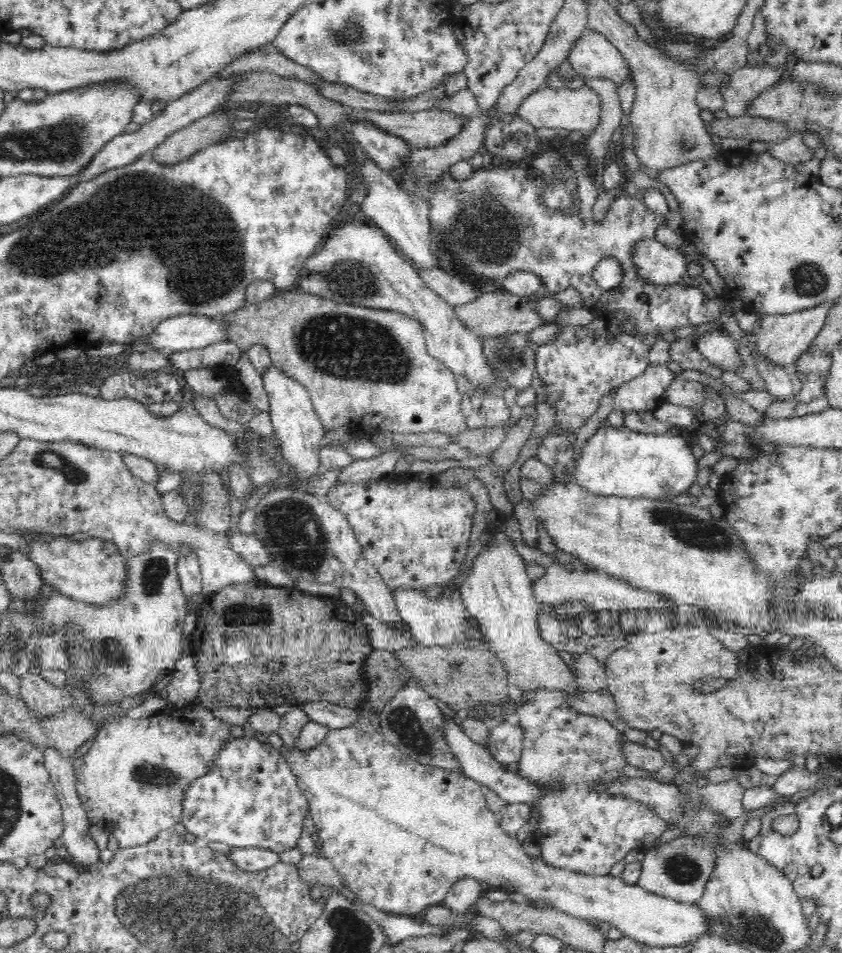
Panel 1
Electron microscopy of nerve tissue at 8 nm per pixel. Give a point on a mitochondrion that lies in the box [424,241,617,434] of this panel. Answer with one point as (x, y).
(507, 360)

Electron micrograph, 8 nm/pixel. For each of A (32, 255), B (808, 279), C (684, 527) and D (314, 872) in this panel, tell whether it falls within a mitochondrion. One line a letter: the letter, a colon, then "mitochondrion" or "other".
A: mitochondrion
B: mitochondrion
C: mitochondrion
D: mitochondrion

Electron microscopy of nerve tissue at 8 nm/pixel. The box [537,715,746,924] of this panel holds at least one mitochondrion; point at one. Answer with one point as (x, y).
(681, 869)

